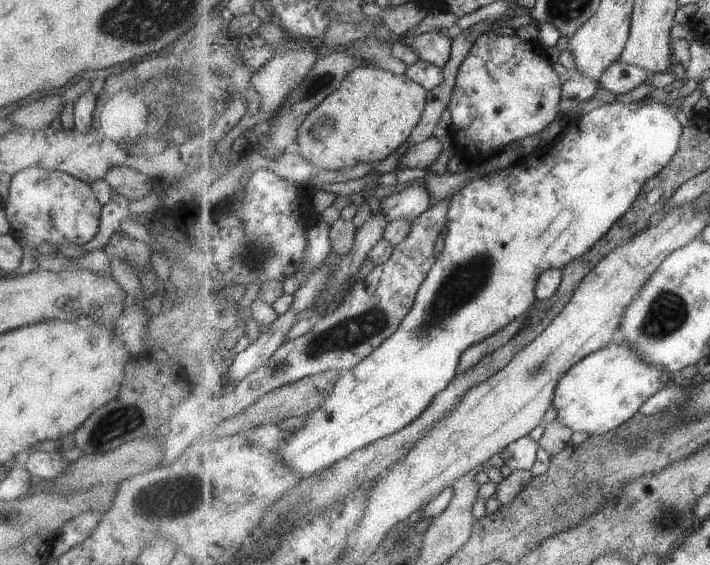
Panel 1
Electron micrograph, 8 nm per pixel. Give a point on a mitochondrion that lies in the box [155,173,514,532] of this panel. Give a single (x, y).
(464, 283)

